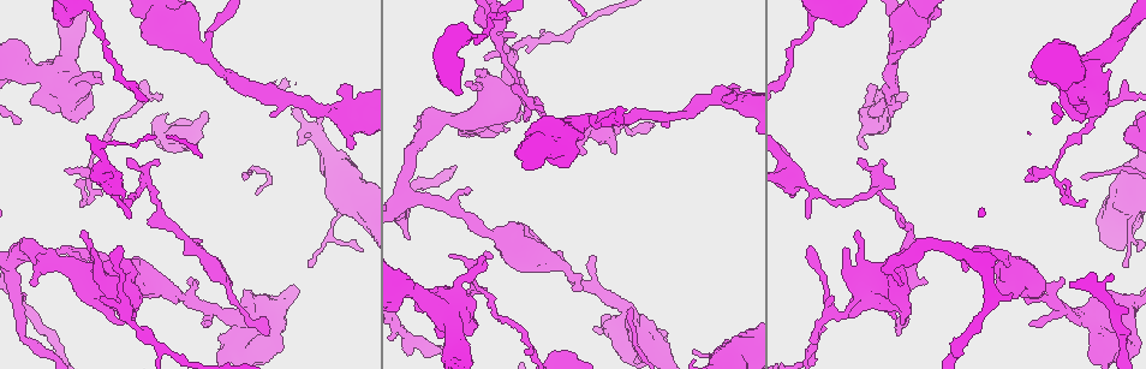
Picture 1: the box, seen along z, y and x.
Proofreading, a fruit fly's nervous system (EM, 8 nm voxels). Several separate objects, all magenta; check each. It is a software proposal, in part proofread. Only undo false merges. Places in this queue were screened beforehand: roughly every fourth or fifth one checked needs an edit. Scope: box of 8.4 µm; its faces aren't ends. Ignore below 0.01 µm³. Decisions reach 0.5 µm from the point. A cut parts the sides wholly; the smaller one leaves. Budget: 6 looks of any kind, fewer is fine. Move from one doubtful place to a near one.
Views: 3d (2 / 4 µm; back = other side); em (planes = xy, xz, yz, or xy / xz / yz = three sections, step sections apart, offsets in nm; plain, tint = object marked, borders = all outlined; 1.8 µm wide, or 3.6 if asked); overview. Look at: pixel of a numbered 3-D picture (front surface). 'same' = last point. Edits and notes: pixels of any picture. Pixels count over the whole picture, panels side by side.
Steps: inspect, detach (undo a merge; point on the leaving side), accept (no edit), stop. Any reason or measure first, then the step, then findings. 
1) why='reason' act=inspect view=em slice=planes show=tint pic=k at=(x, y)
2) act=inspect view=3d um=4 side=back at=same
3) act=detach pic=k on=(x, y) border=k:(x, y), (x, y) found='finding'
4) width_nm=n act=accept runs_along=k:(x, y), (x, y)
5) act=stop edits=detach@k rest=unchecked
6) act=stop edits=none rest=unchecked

why='sudden change in width' act=inspect view=3d um=2 side=back pic=1 at=(200, 248)

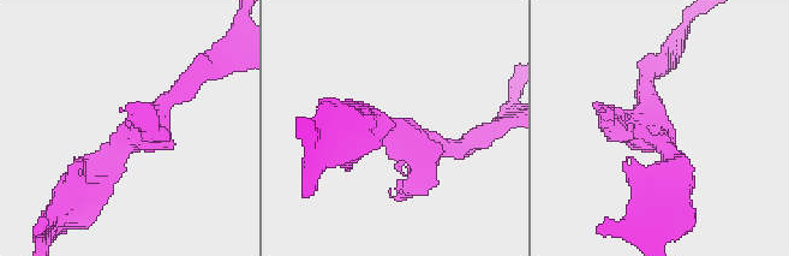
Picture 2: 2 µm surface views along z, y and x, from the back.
why='shape alone is not enough' act=inspect view=em slice=planes show=plain pic=2 at=(131, 136)

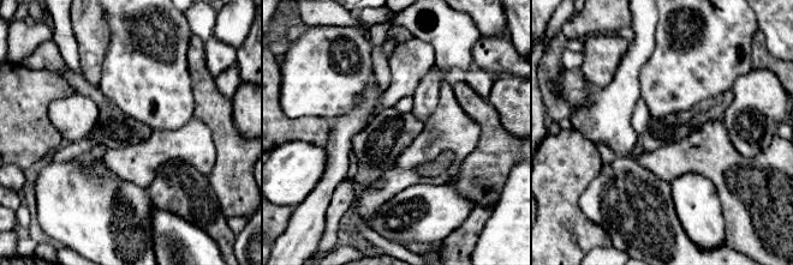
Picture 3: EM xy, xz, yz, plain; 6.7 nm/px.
why='with the object marked' act=inspect view=em slice=planes show=tint at=same

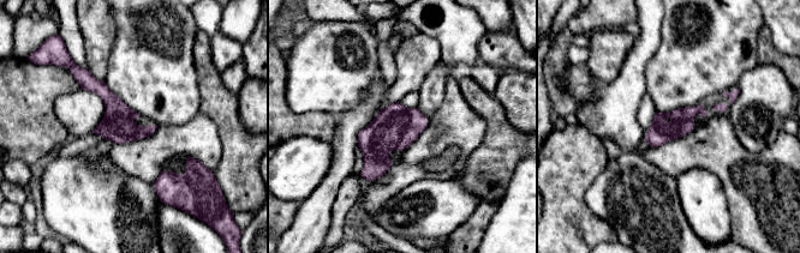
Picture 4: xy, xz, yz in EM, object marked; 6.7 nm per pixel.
width_nm=190 act=accept found='all the same neuron'

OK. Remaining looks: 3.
why='sharp bend' act=inspect view=3d um=4 pic=1 at=(444, 308)

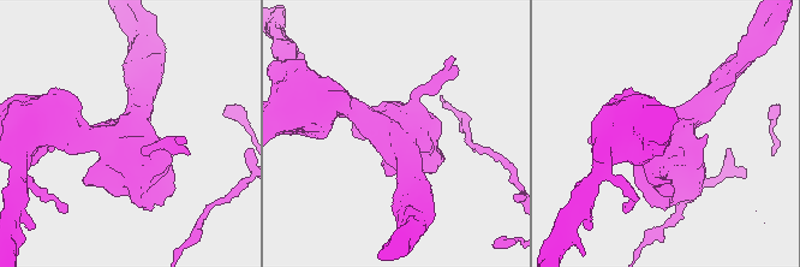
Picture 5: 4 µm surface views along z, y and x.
act=inspect view=em um=3.6 slice=planes show=borders pic=5 at=(124, 140)

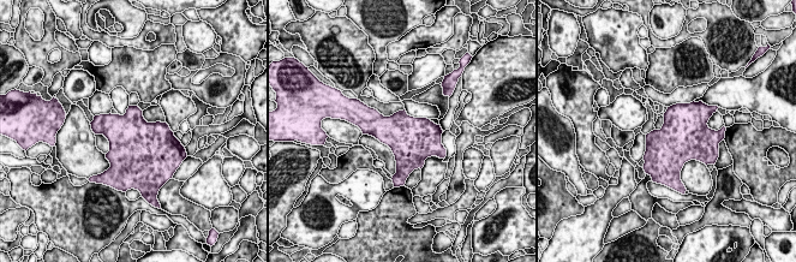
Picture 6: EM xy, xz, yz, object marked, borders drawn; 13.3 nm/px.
act=accept found='continuous, no second neuron'

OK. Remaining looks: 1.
why='narrows sharply' act=inspect view=em um=3.6 slice=planes show=tint pic=1 at=(1046, 170)

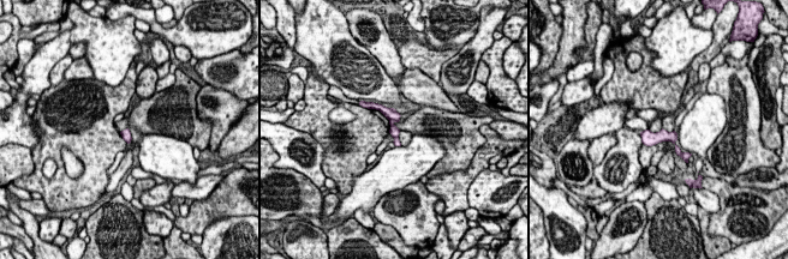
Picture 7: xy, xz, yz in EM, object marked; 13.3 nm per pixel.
width_nm=130 act=accept found='all the same neuron'

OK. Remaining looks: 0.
act=stop edits=none rest=unchecked

